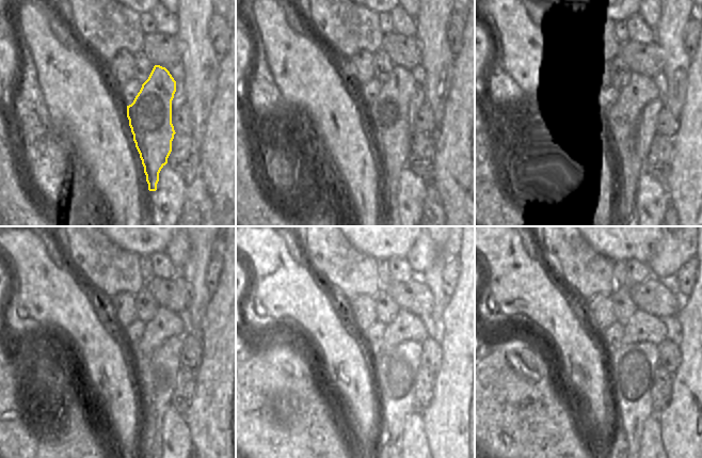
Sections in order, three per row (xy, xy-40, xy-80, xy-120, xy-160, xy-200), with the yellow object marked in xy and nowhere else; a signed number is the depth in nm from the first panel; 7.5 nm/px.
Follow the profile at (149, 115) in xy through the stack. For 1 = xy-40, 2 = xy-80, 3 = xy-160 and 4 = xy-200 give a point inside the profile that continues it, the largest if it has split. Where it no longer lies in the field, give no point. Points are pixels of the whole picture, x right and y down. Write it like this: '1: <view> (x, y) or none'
1: xy-40 (387, 113)
2: xy-80 (638, 90)
3: xy-160 (405, 326)
4: xy-200 (642, 327)

